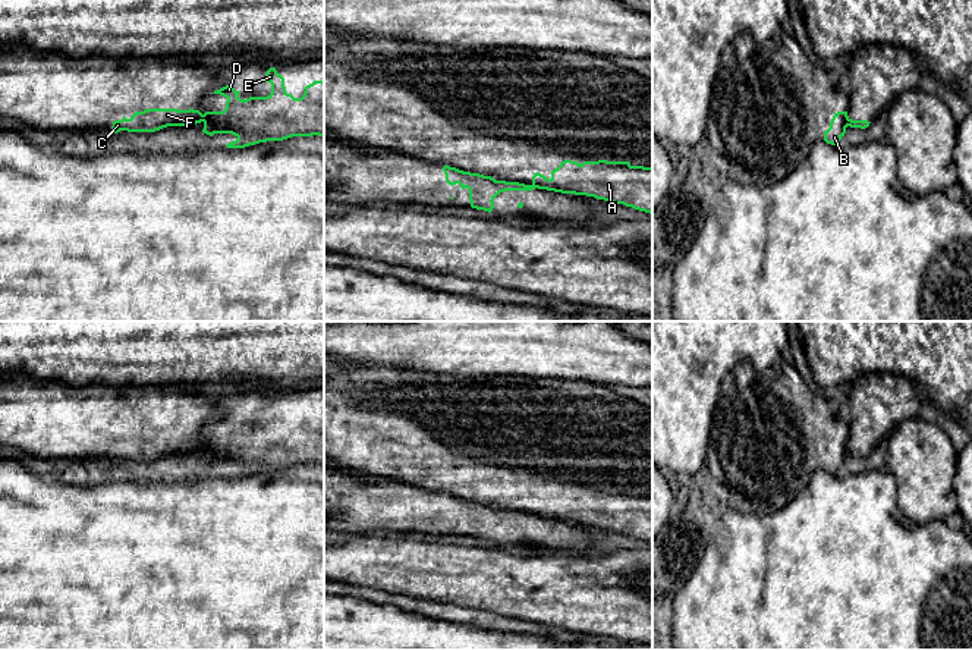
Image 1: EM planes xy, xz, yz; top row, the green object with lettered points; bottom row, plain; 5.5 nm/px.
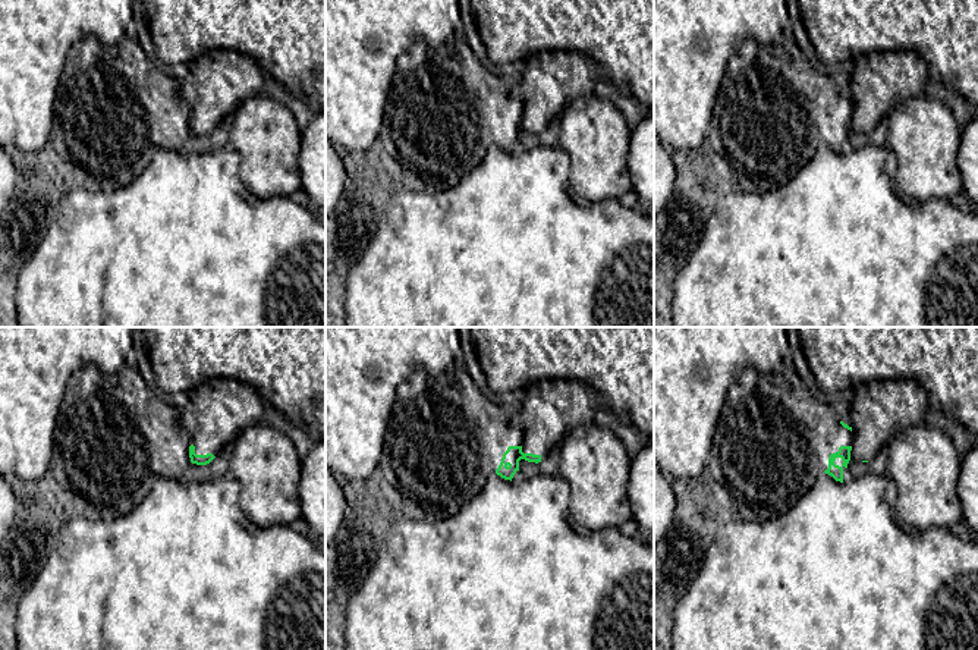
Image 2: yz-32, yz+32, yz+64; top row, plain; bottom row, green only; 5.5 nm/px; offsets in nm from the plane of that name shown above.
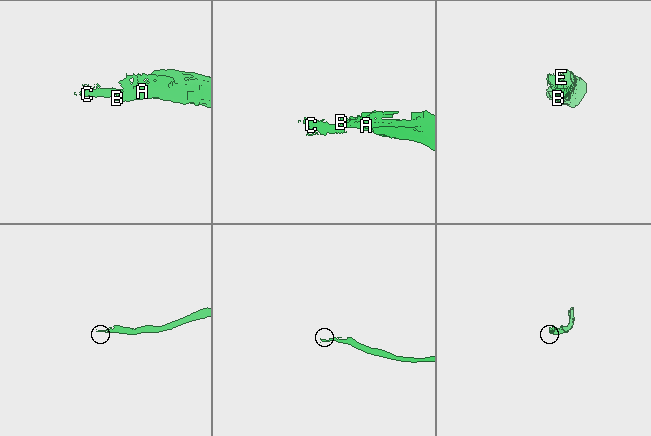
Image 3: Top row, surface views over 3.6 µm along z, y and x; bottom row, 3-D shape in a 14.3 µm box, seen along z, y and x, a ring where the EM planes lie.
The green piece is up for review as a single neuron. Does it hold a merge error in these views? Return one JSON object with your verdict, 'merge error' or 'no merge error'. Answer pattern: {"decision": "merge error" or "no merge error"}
{"decision": "merge error"}

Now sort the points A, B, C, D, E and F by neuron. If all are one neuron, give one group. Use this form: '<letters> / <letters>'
A B D E / C F

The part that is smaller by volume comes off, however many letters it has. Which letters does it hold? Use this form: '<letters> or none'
C, F

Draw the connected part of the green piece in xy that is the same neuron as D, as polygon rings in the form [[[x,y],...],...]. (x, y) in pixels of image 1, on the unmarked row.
[[[270,396],[265,411],[271,412],[267,426],[239,427],[232,414],[213,423],[227,427],[223,440],[205,440],[202,461],[232,462],[238,468],[227,477],[245,477],[267,470],[283,470],[292,465],[324,465],[324,409],[305,415],[301,427],[286,421],[284,406]]]

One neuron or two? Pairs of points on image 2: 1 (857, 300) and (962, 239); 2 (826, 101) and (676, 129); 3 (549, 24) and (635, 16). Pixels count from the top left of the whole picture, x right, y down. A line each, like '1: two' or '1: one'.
1: one
2: two
3: one

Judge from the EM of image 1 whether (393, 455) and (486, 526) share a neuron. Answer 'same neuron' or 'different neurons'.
different neurons

